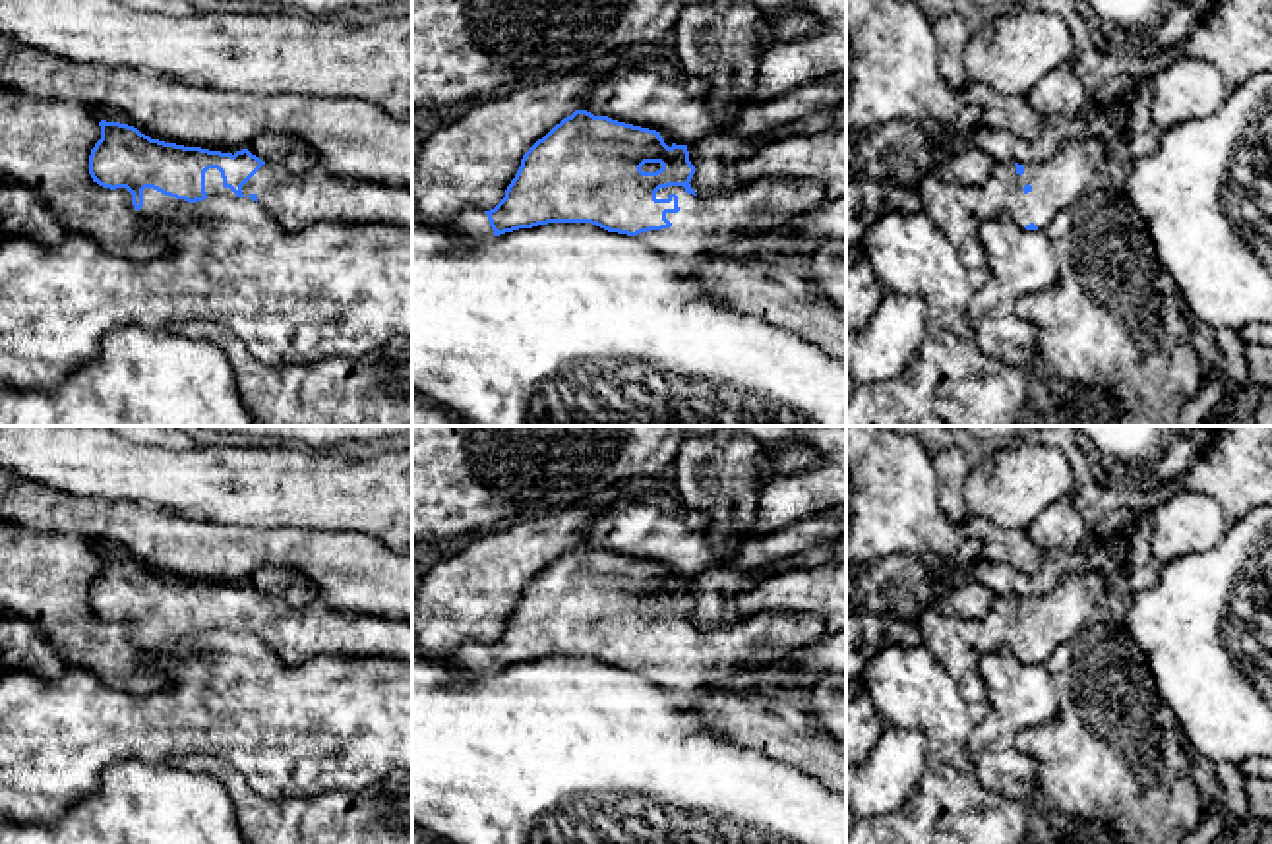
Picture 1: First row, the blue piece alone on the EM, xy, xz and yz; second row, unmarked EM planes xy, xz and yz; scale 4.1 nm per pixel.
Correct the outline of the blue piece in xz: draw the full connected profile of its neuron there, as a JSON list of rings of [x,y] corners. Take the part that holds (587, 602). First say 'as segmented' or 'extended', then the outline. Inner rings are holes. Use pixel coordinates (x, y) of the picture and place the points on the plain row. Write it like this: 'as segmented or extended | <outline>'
extended | [[[575,544],[523,588],[505,631],[494,643],[461,643],[443,662],[476,676],[548,656],[591,656],[685,695],[689,678],[707,668],[780,664],[827,631],[823,619],[807,612],[757,612],[740,616],[732,625],[699,631],[689,618],[693,608],[687,579],[676,579],[664,565]]]

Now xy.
extended | [[[101,554],[101,573],[89,588],[89,608],[103,621],[126,621],[139,648],[157,652],[184,650],[186,643],[207,631],[250,631],[287,664],[302,664],[316,656],[403,658],[412,662],[412,621],[378,618],[339,610],[316,596],[302,608],[292,608],[277,596],[261,594],[248,583],[221,587],[151,573],[137,561]]]

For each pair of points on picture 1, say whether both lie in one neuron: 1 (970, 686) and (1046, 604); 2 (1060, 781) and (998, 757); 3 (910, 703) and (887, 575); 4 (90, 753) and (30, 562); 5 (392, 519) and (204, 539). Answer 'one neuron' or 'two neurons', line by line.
1: one neuron
2: two neurons
3: two neurons
4: two neurons
5: two neurons

